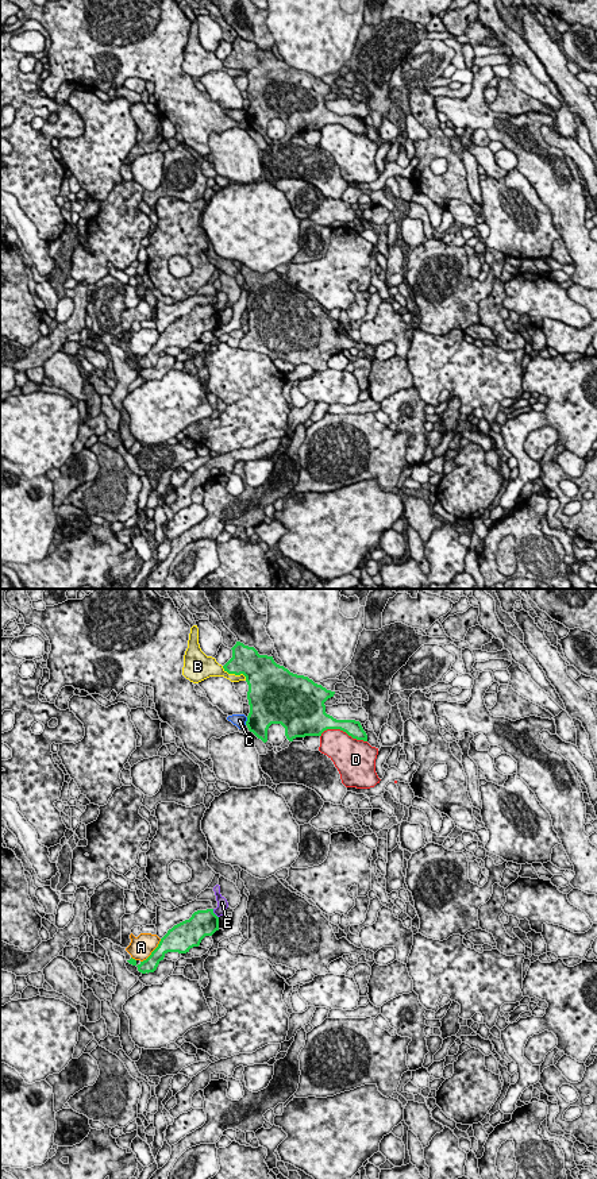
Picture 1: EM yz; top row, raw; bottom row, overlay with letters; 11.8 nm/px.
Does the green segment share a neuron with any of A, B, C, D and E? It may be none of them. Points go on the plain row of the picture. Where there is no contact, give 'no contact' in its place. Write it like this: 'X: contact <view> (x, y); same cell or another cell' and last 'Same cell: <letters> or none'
A: contact yz (153, 346); another cell
B: contact yz (235, 69); another cell
C: contact yz (246, 116); another cell
D: contact yz (343, 126); another cell
E: contact yz (214, 308); another cell
Same cell: none

